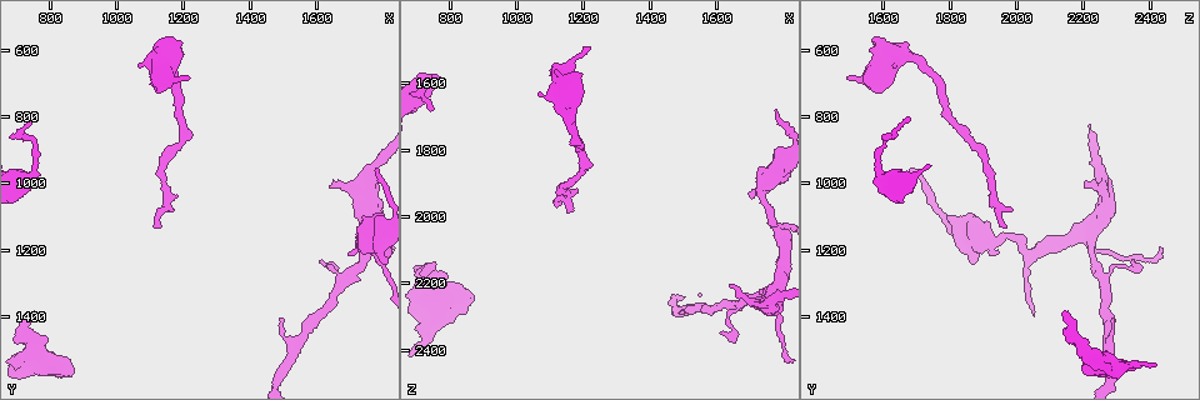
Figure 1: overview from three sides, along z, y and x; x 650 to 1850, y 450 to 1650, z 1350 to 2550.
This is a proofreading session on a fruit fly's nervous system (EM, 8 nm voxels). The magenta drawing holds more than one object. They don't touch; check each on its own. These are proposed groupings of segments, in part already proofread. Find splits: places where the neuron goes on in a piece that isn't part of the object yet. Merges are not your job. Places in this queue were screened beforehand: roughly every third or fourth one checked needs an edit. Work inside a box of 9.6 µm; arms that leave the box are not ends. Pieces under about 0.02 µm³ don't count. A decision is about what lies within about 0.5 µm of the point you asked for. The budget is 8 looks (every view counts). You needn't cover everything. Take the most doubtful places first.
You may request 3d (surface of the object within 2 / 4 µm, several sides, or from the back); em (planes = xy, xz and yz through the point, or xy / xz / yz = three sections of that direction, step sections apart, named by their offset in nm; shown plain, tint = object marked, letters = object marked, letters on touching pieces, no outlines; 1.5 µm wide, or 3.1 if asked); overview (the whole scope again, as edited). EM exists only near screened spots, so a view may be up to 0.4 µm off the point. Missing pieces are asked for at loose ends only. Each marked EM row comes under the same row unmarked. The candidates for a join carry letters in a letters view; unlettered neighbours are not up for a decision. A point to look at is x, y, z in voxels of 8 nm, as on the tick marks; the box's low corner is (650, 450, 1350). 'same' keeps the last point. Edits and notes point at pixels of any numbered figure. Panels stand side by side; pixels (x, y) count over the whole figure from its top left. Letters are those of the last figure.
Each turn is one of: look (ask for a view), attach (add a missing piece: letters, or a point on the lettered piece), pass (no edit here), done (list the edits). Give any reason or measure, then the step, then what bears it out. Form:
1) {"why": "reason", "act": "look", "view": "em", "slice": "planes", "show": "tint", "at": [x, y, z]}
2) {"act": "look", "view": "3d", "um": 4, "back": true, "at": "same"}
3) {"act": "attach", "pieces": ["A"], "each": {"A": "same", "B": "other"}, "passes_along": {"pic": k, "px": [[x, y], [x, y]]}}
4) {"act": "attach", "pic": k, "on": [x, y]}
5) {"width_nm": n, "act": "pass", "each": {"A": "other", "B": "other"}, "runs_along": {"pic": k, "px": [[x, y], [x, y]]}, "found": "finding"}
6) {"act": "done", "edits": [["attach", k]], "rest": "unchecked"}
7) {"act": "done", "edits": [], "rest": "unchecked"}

{"act": "look", "view": "3d", "um": 4, "at": [1070, 650, 1630]}

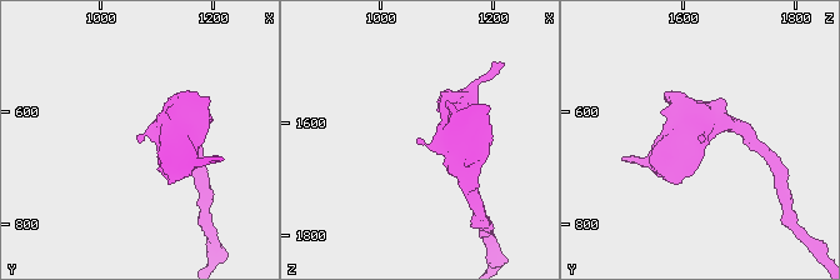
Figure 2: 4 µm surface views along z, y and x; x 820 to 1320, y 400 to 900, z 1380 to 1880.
{"why": "now the EM", "act": "look", "view": "em", "slice": "xy", "step": 4, "show": "tint", "at": [1065, 650, 1630]}

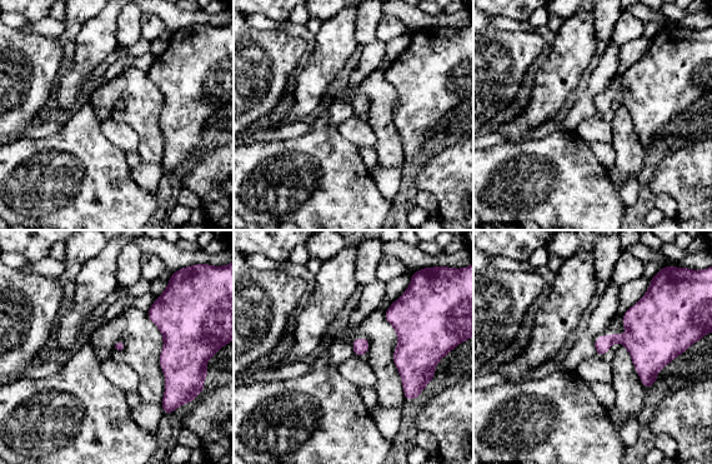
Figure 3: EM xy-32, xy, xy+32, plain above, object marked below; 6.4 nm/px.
{"act": "look", "view": "em", "slice": "planes", "show": "letters", "at": "same"}

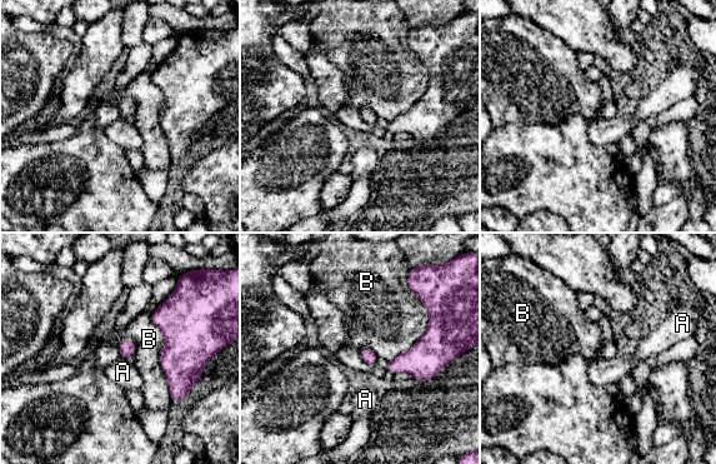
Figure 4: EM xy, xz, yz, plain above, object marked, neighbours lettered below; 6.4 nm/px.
{"act": "pass", "each": {"A": "other", "B": "other"}, "found": "no lettered piece goes on from it"}

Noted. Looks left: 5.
{"why": "thin end", "act": "look", "view": "em", "slice": "xz", "step": 4, "show": "tint", "at": [1150, 1090, 1990]}

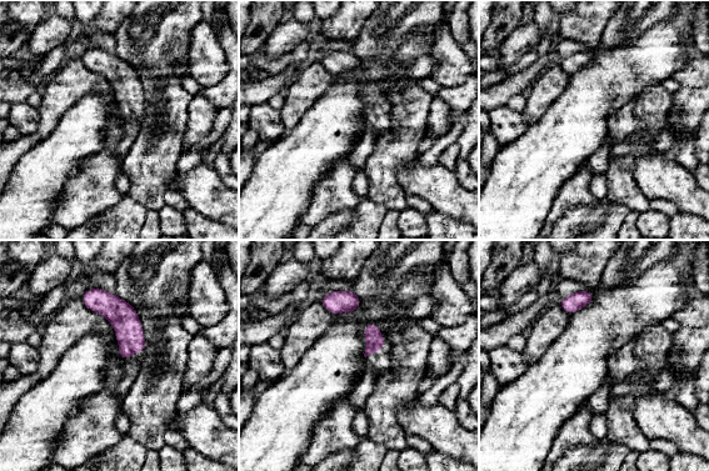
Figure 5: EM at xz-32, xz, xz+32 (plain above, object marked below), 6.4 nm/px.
{"act": "look", "view": "em", "slice": "planes", "show": "letters", "at": "same"}

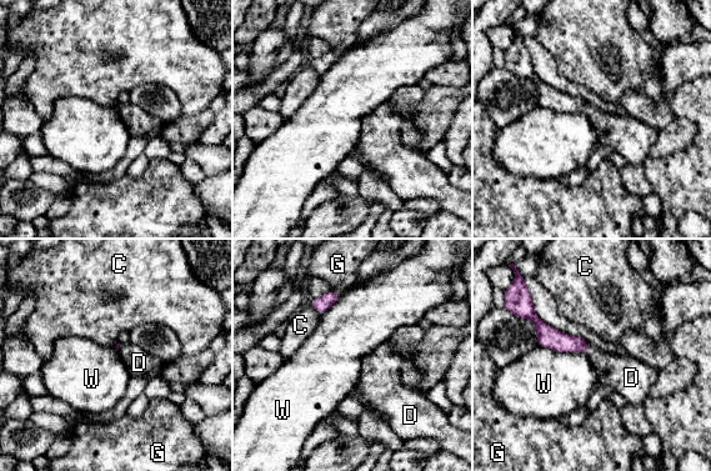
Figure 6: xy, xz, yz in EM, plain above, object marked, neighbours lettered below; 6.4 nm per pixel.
{"act": "attach", "pieces": ["D"], "each": {"C": "other", "D": "same", "G": "other", "W": "other"}, "passes_along": {"pic": 6, "px": [[550, 337], [586, 347], [616, 371]]}, "found": "the neuron continues"}

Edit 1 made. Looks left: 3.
{"act": "look", "view": "overview"}

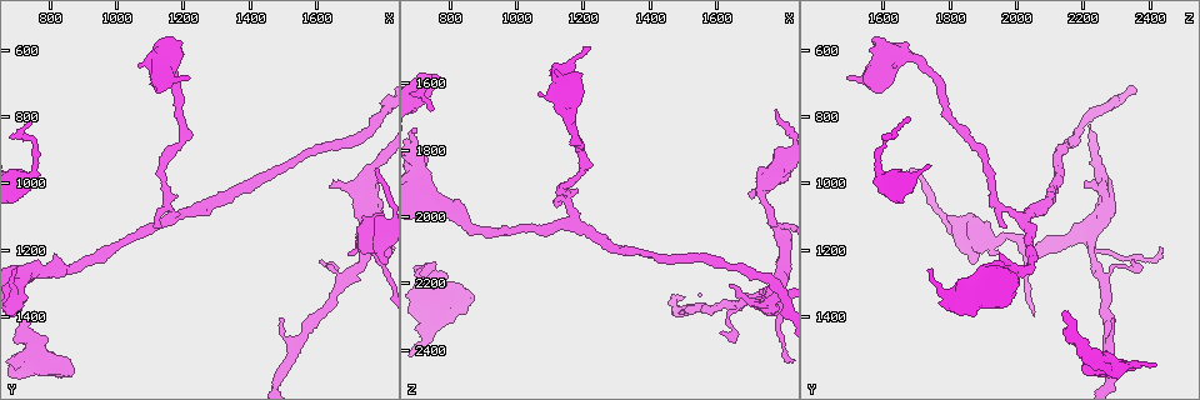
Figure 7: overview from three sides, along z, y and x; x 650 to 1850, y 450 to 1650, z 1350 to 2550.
{"why": "branch stops here", "act": "look", "view": "3d", "um": 4, "at": [750, 1380, 2140]}

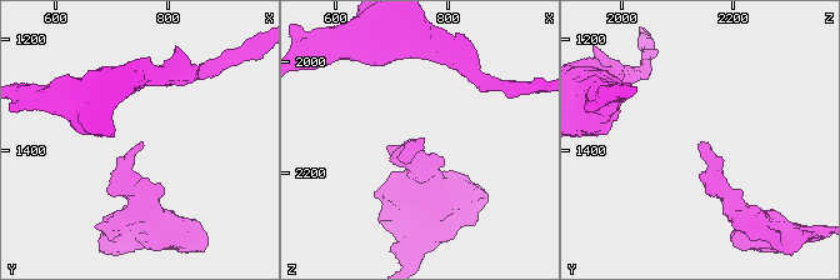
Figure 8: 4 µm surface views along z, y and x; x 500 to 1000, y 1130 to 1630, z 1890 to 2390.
{"why": "shape alone is not enough", "act": "look", "view": "em", "slice": "planes", "show": "letters", "at": [755, 1380, 2145]}

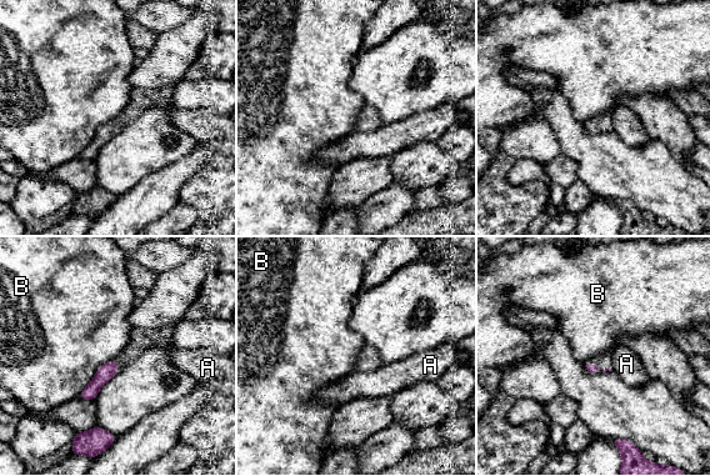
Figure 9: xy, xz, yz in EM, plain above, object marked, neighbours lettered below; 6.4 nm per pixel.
{"act": "pass", "each": {"A": "other", "B": "other"}, "border": {"pic": 9, "px": [[114, 357], [98, 369], [78, 396]]}, "found": "no lettered piece goes on from it"}

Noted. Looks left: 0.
{"act": "done", "edits": [["attach", 6]], "rest": "unchecked"}

